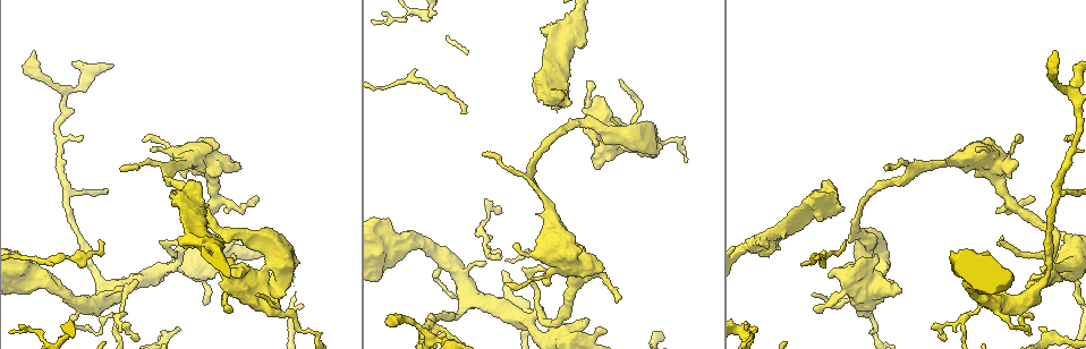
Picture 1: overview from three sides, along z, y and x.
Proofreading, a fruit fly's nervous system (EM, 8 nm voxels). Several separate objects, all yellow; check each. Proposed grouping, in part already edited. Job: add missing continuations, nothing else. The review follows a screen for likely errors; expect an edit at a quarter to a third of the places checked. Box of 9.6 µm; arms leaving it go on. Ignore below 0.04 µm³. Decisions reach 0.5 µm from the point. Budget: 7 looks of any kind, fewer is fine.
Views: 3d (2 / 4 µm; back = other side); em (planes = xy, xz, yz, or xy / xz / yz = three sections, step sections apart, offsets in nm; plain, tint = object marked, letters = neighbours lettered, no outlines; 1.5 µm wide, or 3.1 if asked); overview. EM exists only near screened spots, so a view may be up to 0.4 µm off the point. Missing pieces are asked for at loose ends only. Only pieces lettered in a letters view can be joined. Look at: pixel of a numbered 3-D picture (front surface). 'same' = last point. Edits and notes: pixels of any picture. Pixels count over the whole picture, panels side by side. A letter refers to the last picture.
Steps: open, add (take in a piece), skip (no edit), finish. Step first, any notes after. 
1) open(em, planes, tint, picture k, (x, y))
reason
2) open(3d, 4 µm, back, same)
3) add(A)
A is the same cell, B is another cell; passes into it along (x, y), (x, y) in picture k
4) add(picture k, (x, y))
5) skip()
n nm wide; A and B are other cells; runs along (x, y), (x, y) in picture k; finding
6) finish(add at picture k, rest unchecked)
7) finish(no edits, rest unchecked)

open(3d, 4 µm, picture 1, (156, 151))
branch stops here

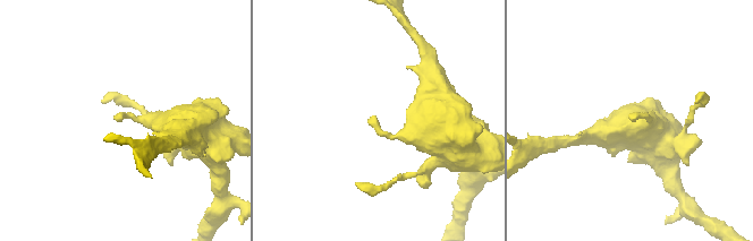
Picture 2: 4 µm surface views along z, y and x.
open(em, planes, letters, picture 2, (119, 116))

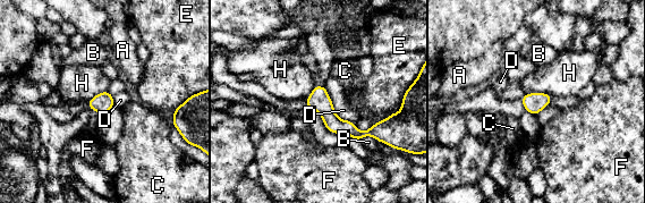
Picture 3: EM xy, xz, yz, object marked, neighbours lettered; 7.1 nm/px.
skip()
140 nm wide; A, B, C, D, E, F and H are other cells; no lettered piece goes on from it

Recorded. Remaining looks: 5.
open(3d, 2 µm, picture 1, (598, 169))
stops while still wide

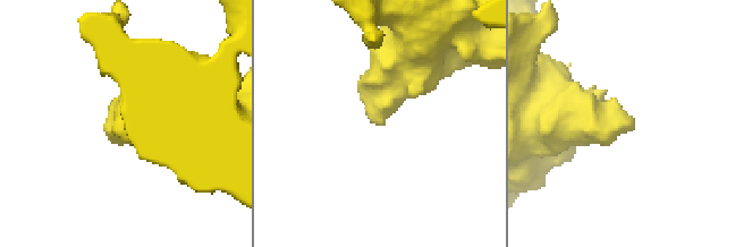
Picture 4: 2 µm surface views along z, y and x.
open(em, xy, step 4, letters, picture 4, (632, 128))
need the tissue

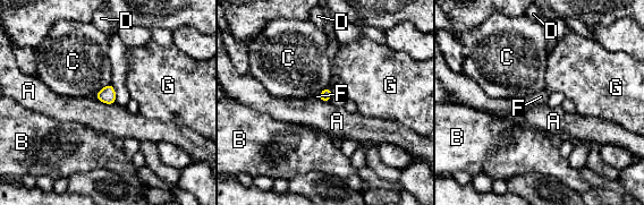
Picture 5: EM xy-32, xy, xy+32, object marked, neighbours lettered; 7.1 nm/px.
open(em, xz, step 4, letters, same)

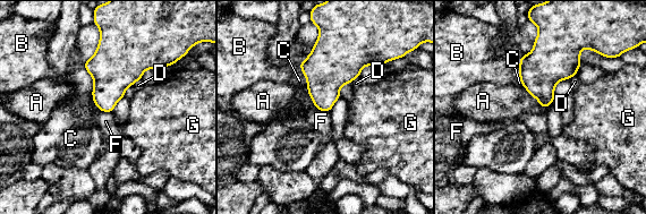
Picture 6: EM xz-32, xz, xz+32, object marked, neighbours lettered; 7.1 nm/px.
skip()
A, B, C, D, F and G are other cells; no lettered piece goes on from it

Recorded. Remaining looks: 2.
finish(no edits, rest unchecked)

